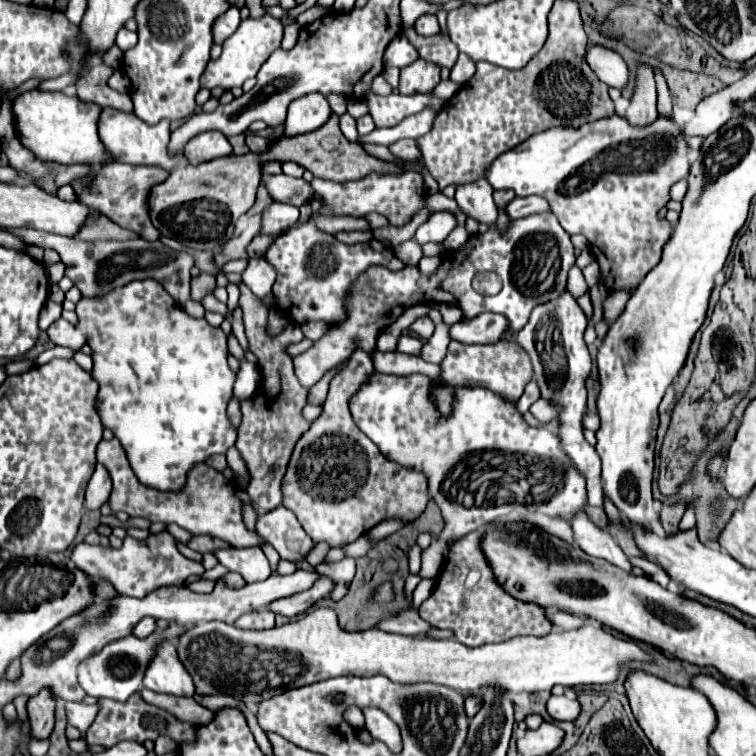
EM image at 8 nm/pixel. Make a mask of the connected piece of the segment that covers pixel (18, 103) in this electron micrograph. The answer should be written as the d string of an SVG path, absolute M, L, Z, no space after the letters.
M29 90L13 98L11 110L19 140L23 140L23 146L31 148L31 152L35 152L41 160L69 166L77 162L103 164L111 158L97 136L97 120L101 114L97 104L81 102L77 96L67 96L63 92Z

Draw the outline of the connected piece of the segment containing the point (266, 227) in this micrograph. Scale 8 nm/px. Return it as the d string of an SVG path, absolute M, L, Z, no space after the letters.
M273 202L261 212L261 232L259 234L277 236L281 230L289 228L297 220L299 220L299 208L287 206L281 202Z

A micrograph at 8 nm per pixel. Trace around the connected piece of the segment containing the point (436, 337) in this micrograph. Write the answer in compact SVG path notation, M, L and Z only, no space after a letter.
M427 304L430 308L428 316L435 325L435 332L433 336L429 338L429 342L423 346L423 354L421 358L427 360L427 362L433 362L433 364L441 364L445 354L447 354L447 346L451 342L451 336L449 336L449 324L443 322L443 318L438 308L435 308L435 304Z

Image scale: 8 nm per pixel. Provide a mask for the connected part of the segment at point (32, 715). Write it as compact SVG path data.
M49 690L39 692L35 698L29 700L27 712L29 712L29 726L31 726L31 738L43 740L49 738L53 732L53 710L55 700Z

